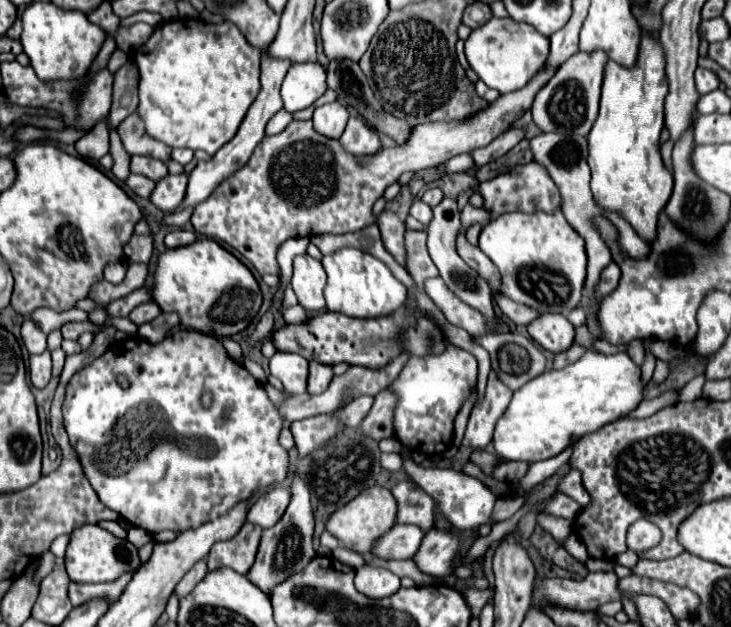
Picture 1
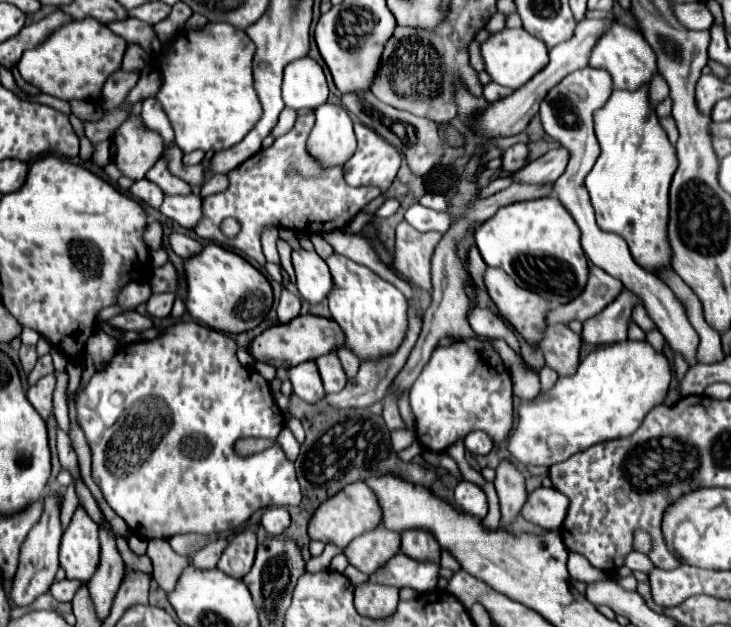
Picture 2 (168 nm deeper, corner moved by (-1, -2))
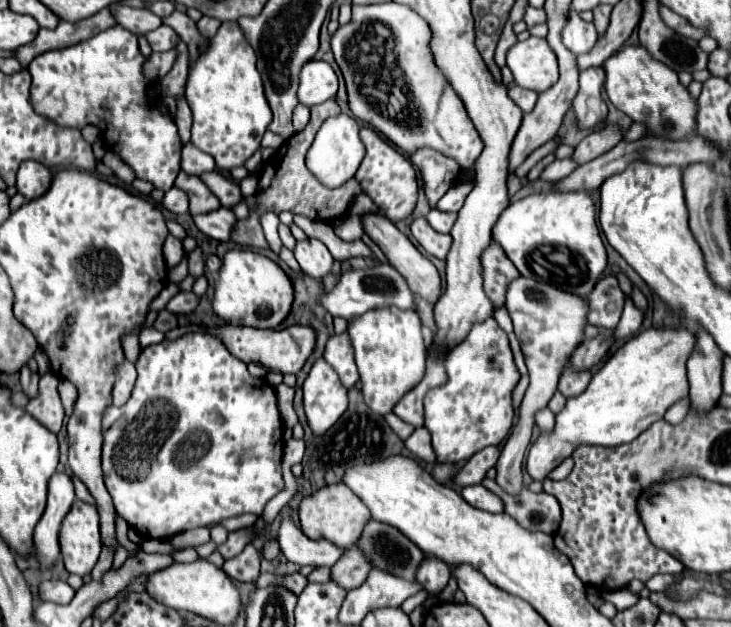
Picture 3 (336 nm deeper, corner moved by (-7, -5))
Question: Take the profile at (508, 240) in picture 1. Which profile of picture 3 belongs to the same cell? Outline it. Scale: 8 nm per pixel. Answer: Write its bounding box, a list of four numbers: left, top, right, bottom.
[492,191,606,297]

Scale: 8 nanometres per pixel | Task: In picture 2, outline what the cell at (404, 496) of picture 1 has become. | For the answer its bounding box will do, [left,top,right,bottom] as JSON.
[402,528,440,558]

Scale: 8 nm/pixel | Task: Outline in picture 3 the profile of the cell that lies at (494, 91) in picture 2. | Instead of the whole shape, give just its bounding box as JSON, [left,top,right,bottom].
[508,87,538,113]

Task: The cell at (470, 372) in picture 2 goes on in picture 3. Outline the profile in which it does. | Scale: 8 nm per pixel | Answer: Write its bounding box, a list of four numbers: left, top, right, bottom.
[424,317,520,463]

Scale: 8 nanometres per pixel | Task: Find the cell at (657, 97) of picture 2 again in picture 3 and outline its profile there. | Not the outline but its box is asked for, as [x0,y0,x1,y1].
[625,122,646,141]

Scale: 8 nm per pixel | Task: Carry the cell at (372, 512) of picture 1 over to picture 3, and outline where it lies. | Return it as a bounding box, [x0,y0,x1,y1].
[300,483,370,549]

